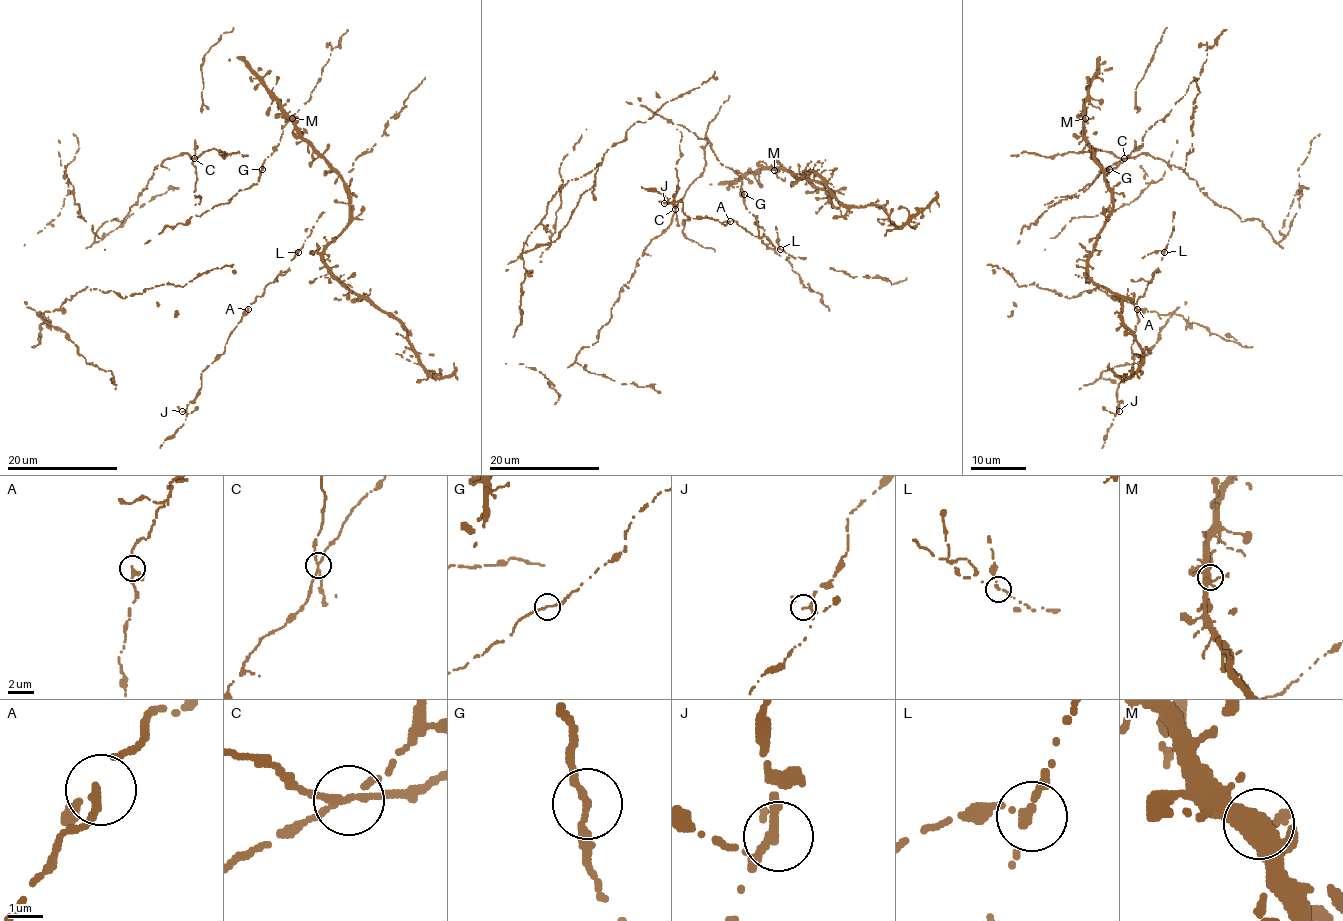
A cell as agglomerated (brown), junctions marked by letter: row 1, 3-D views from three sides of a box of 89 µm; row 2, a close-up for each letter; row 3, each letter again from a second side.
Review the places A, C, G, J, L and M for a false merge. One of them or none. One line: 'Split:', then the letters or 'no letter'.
Split: C

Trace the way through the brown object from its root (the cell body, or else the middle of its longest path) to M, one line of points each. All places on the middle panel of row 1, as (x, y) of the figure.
M: (791, 187), (799, 178), (787, 170), (774, 170)

